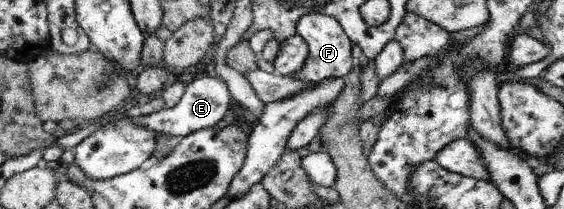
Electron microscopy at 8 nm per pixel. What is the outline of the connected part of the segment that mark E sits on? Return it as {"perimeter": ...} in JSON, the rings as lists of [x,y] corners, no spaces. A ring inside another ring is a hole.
{"perimeter":[[[204,77],[194,79],[185,85],[185,91],[180,100],[172,108],[164,108],[157,113],[148,116],[138,116],[130,118],[136,126],[154,131],[156,134],[164,136],[178,136],[184,138],[193,132],[204,129],[216,129],[228,110],[231,97],[226,85],[221,81],[221,77]]]}

